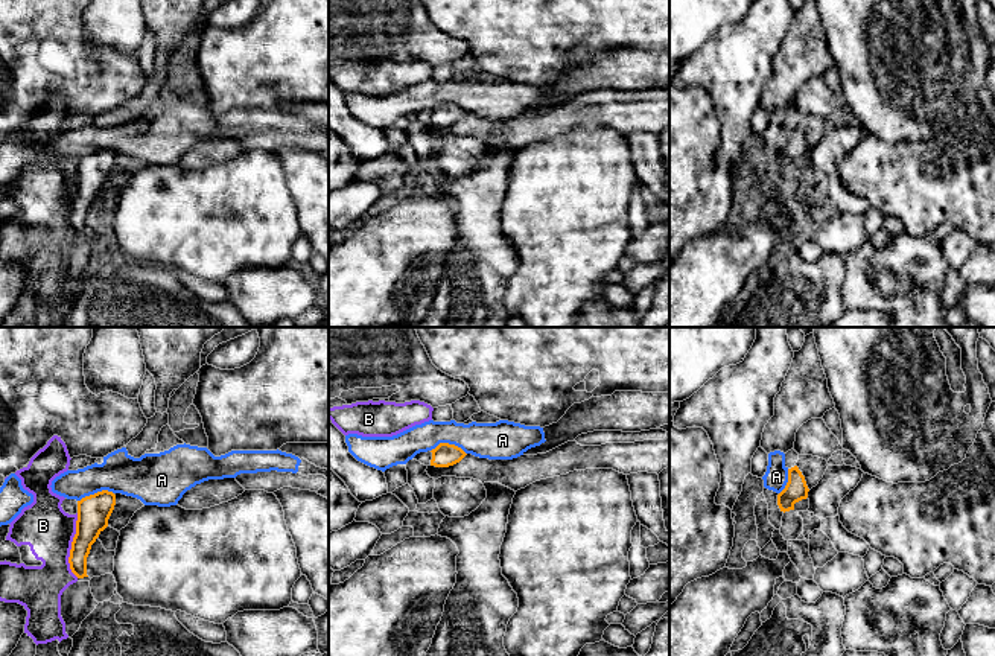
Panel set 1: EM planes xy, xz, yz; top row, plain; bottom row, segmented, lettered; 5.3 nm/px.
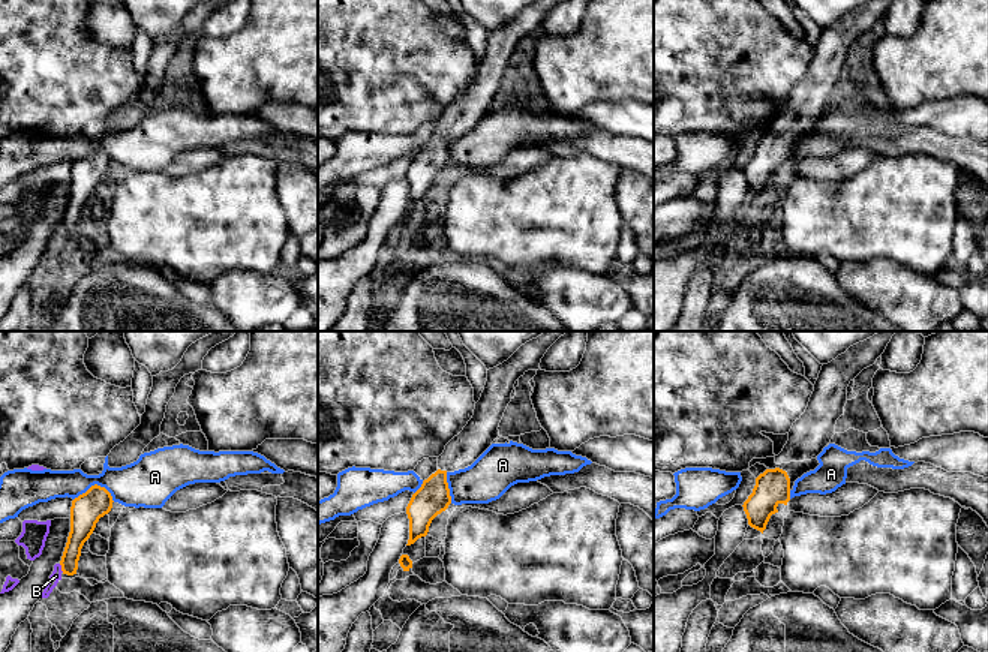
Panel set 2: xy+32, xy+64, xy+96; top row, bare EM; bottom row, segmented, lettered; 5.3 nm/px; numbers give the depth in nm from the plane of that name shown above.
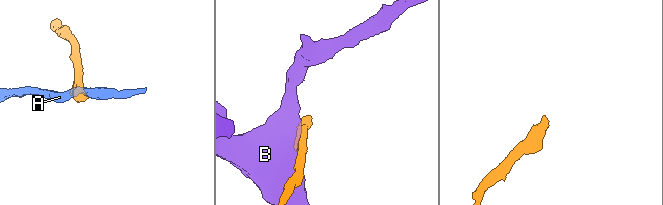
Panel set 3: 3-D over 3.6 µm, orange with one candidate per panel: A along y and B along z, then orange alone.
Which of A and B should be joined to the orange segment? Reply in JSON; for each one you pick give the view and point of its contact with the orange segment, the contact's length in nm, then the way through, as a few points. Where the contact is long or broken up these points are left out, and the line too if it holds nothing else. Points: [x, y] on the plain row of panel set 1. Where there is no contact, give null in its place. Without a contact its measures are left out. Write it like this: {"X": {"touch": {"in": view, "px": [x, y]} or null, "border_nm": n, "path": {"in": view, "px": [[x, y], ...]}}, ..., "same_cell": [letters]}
{"same_cell": []}

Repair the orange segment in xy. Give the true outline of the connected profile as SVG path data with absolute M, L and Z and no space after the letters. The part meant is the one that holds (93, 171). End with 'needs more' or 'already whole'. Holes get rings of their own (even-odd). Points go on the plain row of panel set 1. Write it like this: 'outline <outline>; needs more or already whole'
outline M108 149L97 151L78 160L76 193L70 209L70 228L78 237L87 234L87 216L91 204L108 186L108 178L116 164L116 154Z; already whole

